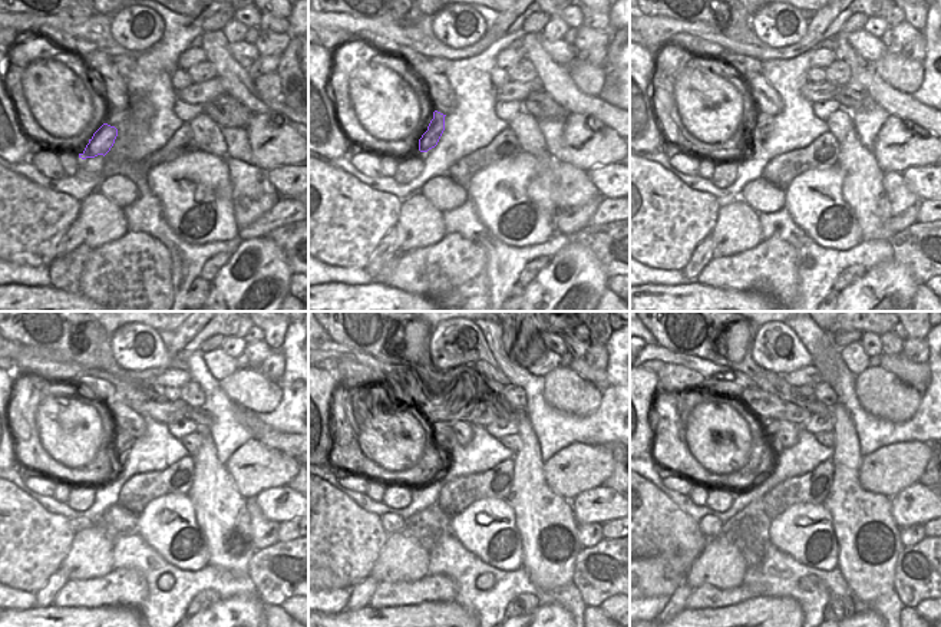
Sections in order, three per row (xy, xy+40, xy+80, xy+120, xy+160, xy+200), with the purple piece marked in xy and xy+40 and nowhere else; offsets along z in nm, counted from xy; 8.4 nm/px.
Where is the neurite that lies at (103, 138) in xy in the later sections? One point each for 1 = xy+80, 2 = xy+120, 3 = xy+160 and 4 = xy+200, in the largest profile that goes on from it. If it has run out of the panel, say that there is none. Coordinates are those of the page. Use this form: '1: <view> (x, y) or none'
1: xy+80 (762, 125)
2: xy+120 (122, 441)
3: xy+160 (449, 441)
4: xy+200 (771, 426)

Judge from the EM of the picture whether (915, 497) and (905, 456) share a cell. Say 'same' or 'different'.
different

